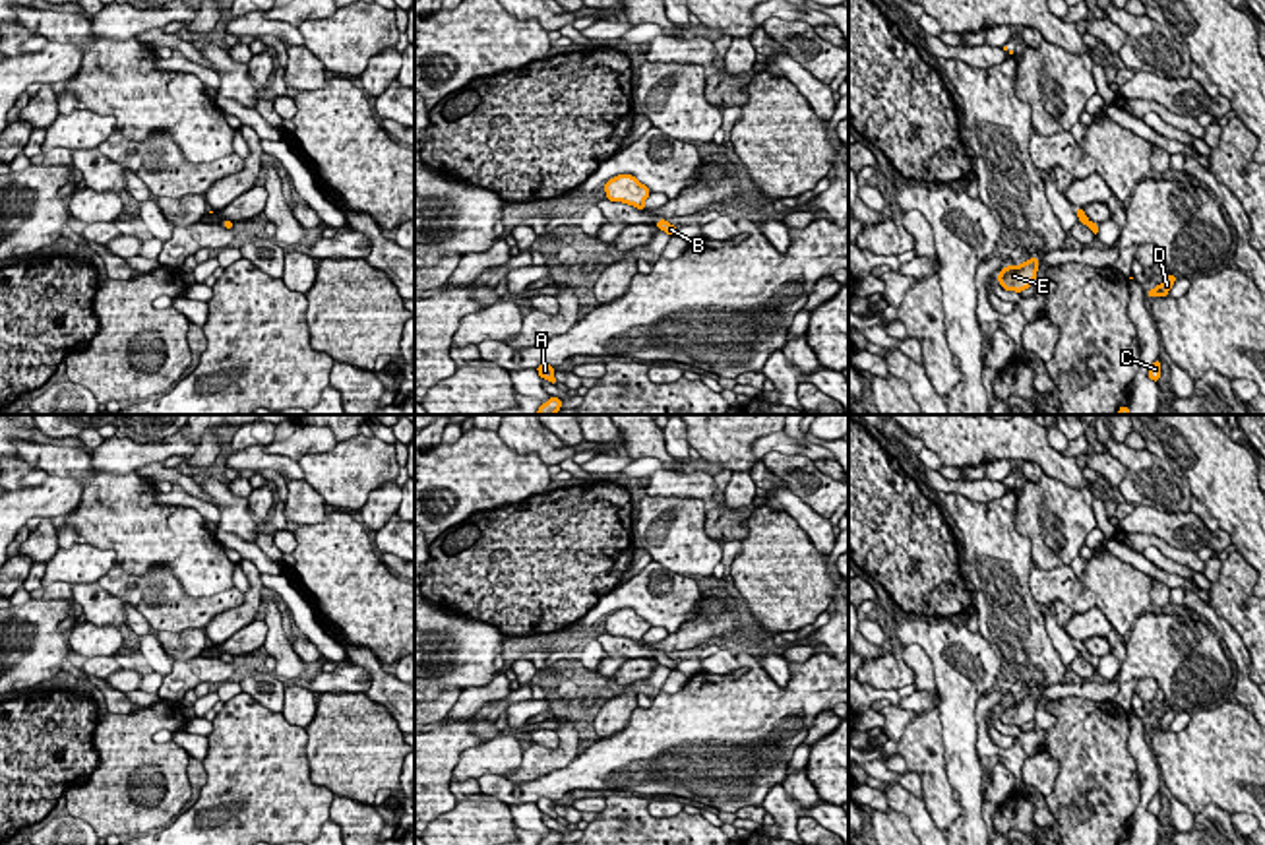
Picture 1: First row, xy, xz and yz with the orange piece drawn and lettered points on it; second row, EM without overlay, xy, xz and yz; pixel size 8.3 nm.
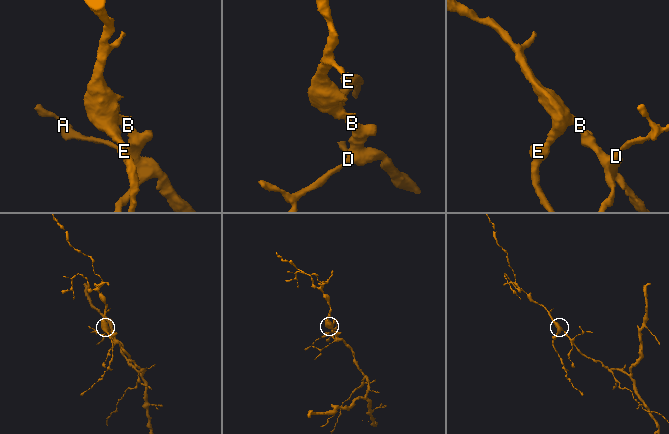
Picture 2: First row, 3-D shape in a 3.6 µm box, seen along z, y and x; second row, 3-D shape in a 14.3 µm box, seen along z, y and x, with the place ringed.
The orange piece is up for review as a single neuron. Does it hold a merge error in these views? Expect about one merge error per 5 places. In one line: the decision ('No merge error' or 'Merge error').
No merge error

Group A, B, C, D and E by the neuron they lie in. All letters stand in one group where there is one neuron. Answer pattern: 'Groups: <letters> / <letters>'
Groups: A B C D E

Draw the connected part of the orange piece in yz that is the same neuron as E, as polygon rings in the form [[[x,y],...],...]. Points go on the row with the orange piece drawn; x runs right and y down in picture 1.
[[[1029,258],[1021,266],[1007,266],[998,273],[1002,289],[1023,293],[1034,285],[1040,258]]]

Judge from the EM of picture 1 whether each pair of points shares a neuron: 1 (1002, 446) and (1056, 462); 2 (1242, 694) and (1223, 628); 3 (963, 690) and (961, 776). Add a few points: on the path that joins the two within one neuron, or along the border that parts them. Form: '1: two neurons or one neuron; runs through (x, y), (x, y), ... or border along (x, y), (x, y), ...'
1: one neuron; runs through (1016, 446), (1033, 446), (1043, 454)
2: one neuron; runs through (1242, 679), (1242, 659), (1234, 644)
3: one neuron; runs through (961, 712), (961, 754)

